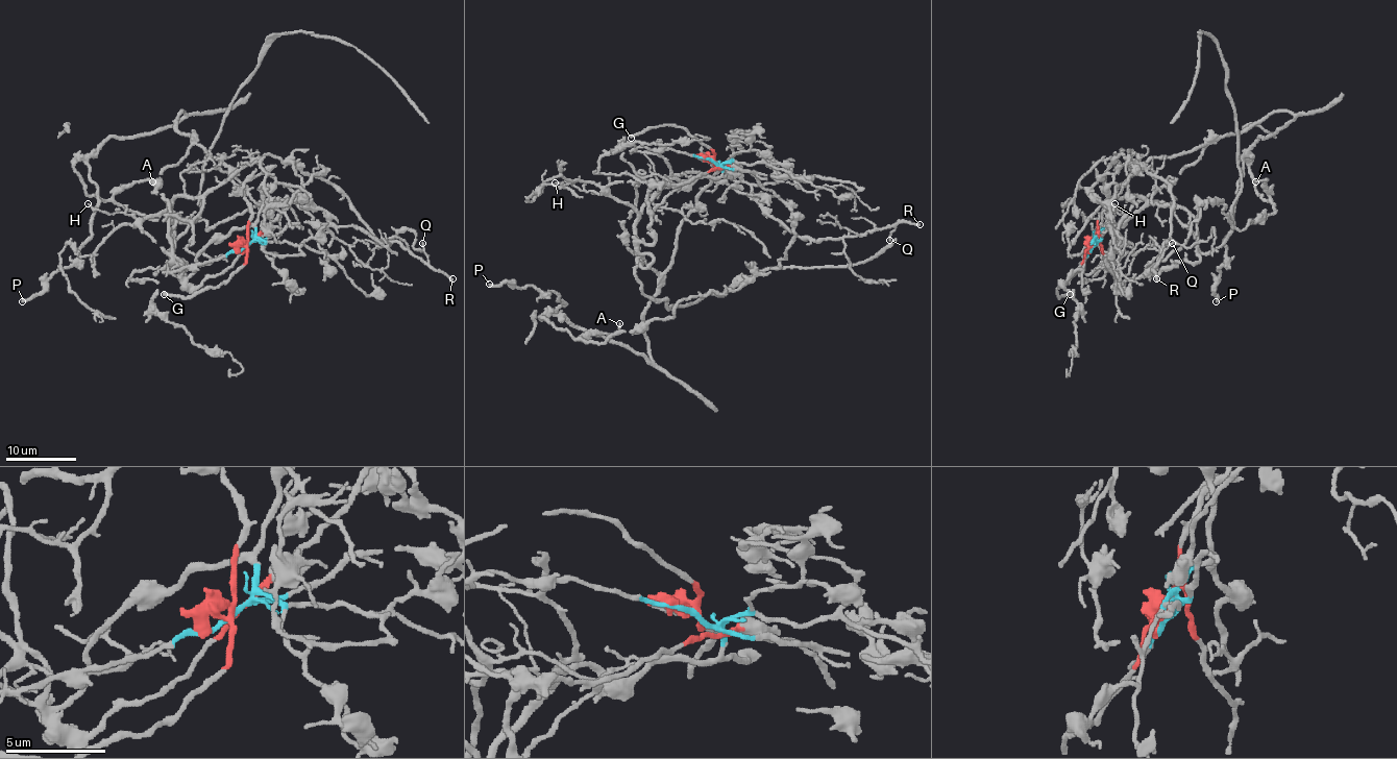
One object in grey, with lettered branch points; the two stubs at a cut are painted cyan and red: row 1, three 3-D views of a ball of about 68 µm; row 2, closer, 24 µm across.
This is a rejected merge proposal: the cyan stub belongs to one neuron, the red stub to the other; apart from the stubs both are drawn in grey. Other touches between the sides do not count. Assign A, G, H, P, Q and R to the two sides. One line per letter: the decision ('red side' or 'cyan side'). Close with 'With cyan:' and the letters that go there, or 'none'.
A: red side
G: red side
H: cyan side
P: red side
Q: cyan side
R: cyan side
With cyan: H, Q, R

